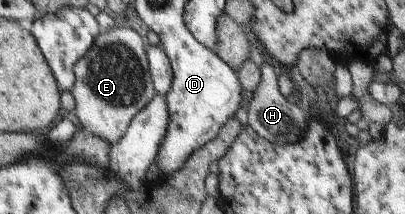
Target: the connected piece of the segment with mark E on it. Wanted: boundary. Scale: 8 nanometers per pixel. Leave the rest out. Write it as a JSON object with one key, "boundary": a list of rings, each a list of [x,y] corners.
{"boundary":[[[117,26],[109,29],[107,33],[99,35],[91,49],[74,65],[75,81],[70,92],[75,99],[75,115],[83,129],[91,135],[95,135],[97,139],[107,141],[110,146],[117,143],[131,127],[132,120],[135,119],[137,113],[141,113],[155,95],[153,81],[151,81],[152,75],[149,75],[149,66],[147,57],[145,57],[143,41],[141,41],[139,33],[135,33],[133,29]]]}

